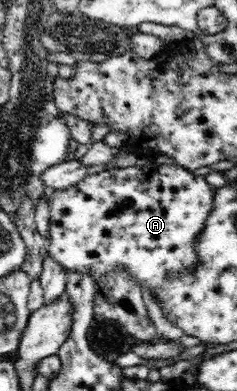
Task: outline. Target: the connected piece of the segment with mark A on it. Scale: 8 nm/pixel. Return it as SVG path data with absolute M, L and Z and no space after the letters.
M175 163L87 173L83 180L53 192L50 198L49 234L45 236L48 257L63 266L66 272L87 273L95 282L111 273L127 273L139 289L149 292L160 304L156 294L177 273L192 275L203 264L196 254L195 243L214 209L214 190L205 176Z

